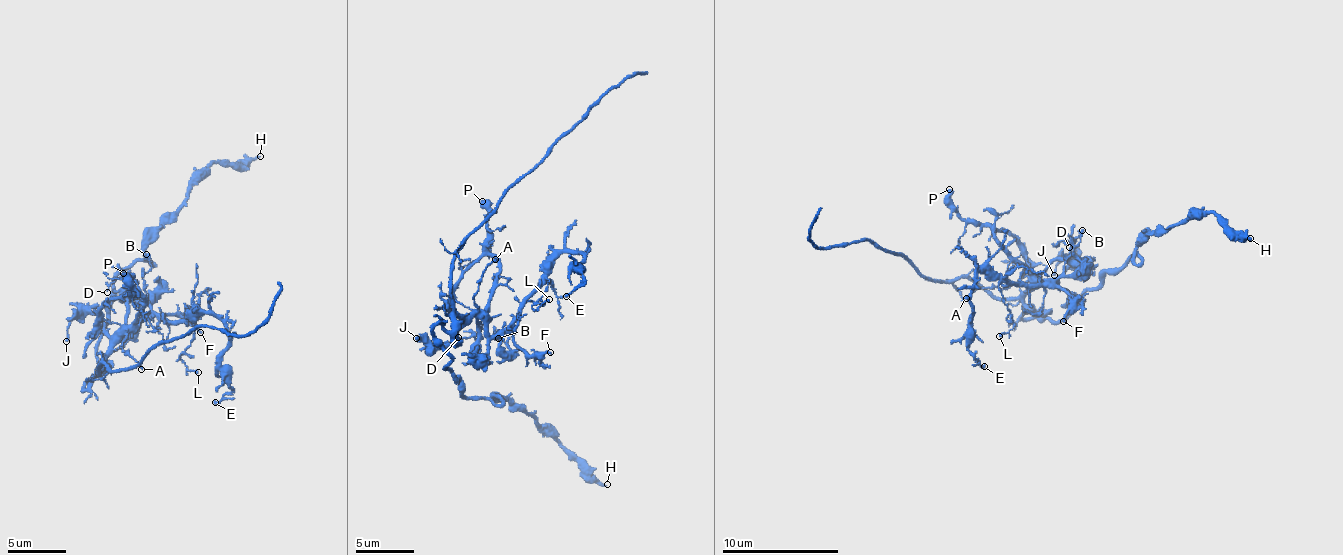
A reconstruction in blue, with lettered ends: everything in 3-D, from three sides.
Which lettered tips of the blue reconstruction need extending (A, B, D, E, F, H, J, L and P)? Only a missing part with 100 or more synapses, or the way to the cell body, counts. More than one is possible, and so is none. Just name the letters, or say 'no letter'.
no letter

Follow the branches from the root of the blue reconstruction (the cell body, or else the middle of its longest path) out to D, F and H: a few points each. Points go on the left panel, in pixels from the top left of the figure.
D: (91, 379), (112, 338), (124, 326), (131, 289), (119, 277), (107, 292)
F: (91, 379), (112, 341), (124, 328), (133, 326), (142, 318), (151, 318), (162, 312), (189, 318), (200, 332)
H: (91, 379), (82, 389), (104, 371), (96, 342), (113, 281), (142, 256), (212, 162), (260, 156)

